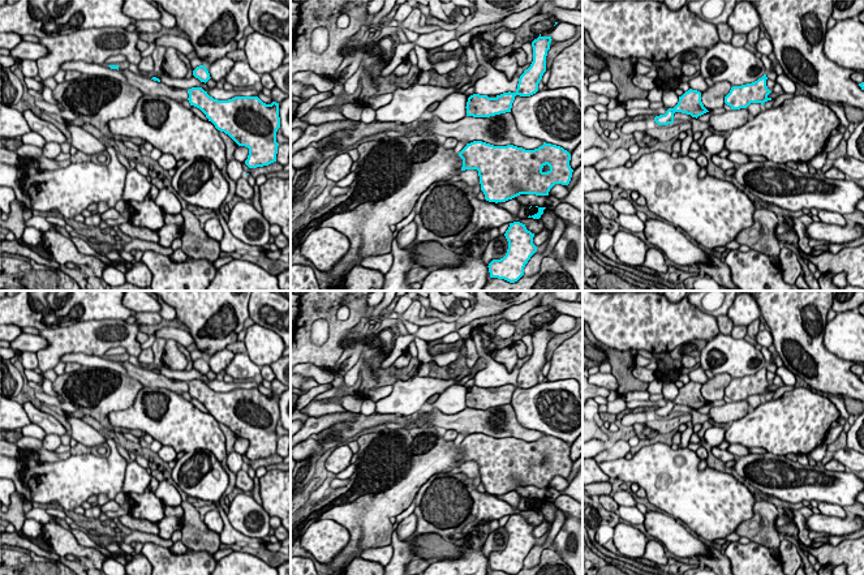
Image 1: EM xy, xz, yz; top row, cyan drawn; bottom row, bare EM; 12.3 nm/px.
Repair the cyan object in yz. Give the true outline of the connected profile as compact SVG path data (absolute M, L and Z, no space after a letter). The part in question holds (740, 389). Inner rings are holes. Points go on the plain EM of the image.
M766 366L752 376L732 378L725 389L725 395L731 402L747 400L751 395L761 395L771 392L768 387L771 385L766 378Z

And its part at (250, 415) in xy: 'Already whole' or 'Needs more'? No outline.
Already whole

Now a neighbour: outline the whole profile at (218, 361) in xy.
M227 348L211 355L207 359L207 362L210 365L210 369L215 373L223 373L223 370L231 364L233 360L235 353L228 351Z

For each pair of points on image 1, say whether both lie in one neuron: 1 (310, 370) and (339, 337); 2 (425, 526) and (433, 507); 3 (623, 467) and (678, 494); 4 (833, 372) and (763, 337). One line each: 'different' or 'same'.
1: different
2: same
3: same
4: different

